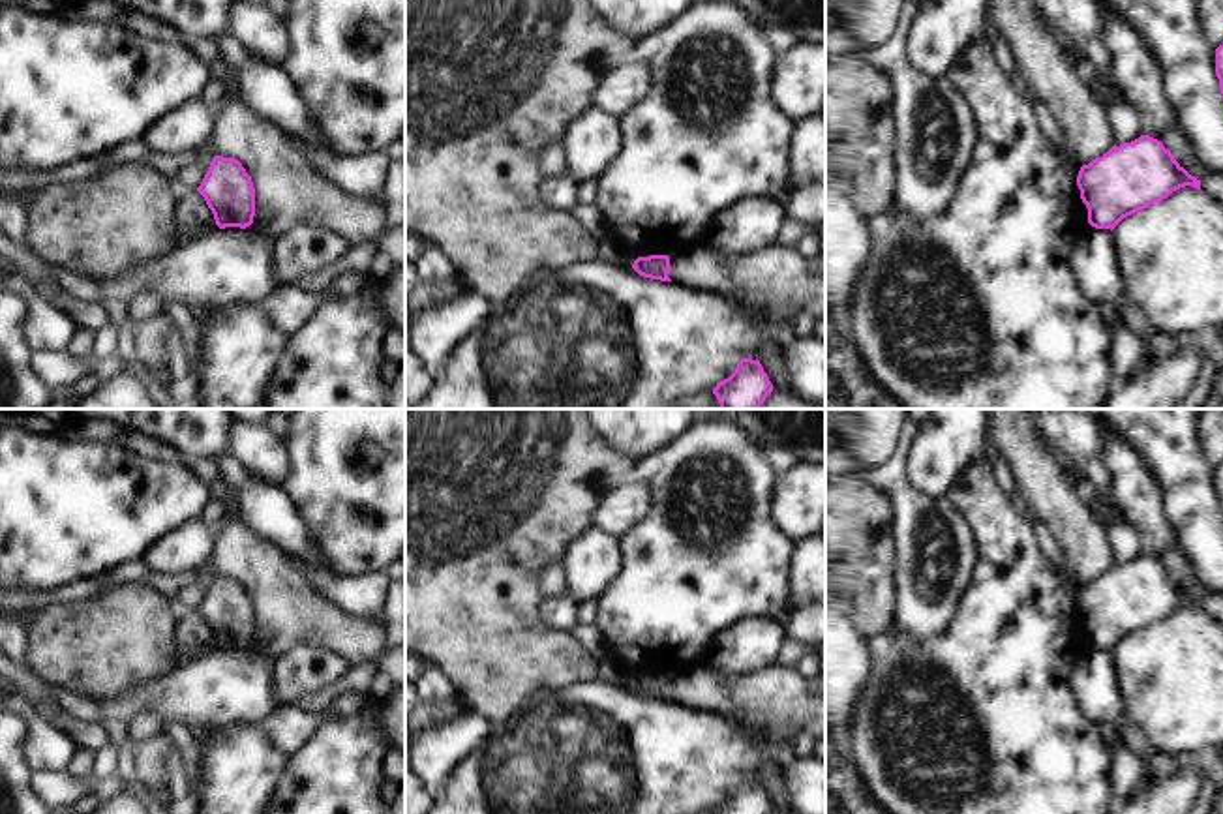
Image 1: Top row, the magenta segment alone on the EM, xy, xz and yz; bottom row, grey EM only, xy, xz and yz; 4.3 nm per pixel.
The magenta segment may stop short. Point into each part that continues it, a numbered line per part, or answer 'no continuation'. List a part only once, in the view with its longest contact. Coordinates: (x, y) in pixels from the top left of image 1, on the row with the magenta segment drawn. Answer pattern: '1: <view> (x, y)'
no continuation

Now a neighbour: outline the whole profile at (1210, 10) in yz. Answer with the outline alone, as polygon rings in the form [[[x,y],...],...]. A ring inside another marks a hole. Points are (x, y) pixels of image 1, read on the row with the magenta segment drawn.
[[[1200,0],[1200,28],[1214,51],[1223,45],[1223,0]]]

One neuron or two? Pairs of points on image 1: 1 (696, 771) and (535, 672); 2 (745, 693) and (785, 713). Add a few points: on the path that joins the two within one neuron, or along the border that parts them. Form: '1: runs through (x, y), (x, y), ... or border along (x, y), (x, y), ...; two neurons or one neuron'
1: border along (595, 678), (558, 691), (537, 691), (522, 706); two neurons
2: runs through (754, 700), (775, 704); one neuron

